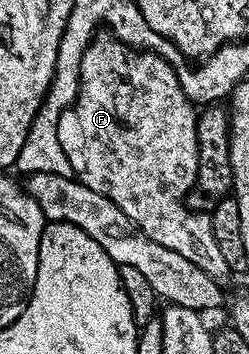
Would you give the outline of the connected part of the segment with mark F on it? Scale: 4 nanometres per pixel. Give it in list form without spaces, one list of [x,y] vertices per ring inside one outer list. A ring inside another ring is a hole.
[[[102,31],[90,40],[90,45],[80,59],[78,94],[73,105],[64,110],[58,120],[60,147],[64,151],[64,155],[68,155],[71,174],[84,187],[92,187],[92,191],[96,191],[100,195],[107,197],[112,203],[116,203],[116,207],[120,207],[120,211],[124,211],[127,219],[133,225],[137,225],[144,235],[148,235],[148,239],[156,239],[156,243],[164,243],[164,247],[169,247],[170,250],[178,252],[179,255],[184,255],[184,259],[190,260],[191,263],[196,263],[196,267],[200,267],[200,271],[204,271],[212,278],[223,279],[222,277],[231,276],[232,270],[228,267],[228,263],[224,263],[224,254],[220,252],[220,247],[216,244],[216,235],[212,235],[210,214],[194,213],[186,206],[186,197],[190,194],[191,187],[194,186],[196,171],[198,170],[199,110],[197,108],[194,109],[195,102],[183,88],[178,78],[179,70],[177,68],[173,69],[164,58],[157,57],[154,53],[137,53],[136,50],[129,49],[118,37],[121,36],[115,35],[110,31]]]

